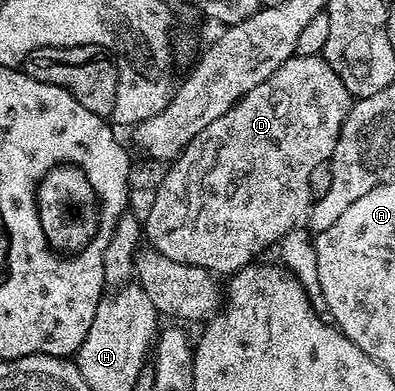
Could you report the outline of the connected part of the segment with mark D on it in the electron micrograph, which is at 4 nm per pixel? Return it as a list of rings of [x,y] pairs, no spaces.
[[[295,54],[291,59],[287,59],[272,76],[262,81],[262,85],[254,85],[254,89],[250,89],[250,93],[243,95],[236,106],[222,113],[218,121],[210,121],[210,125],[206,125],[206,129],[202,129],[202,133],[198,133],[194,141],[190,141],[190,145],[186,145],[186,149],[171,160],[169,167],[172,168],[165,173],[164,180],[161,181],[160,188],[157,189],[156,196],[153,197],[152,204],[148,207],[148,216],[143,216],[142,219],[142,235],[147,246],[162,253],[163,257],[170,257],[172,261],[200,266],[220,277],[222,275],[231,277],[248,264],[257,262],[263,256],[260,254],[267,247],[275,248],[284,238],[284,234],[293,230],[299,224],[296,223],[299,219],[301,222],[307,216],[314,202],[310,189],[310,173],[317,165],[328,163],[331,160],[336,138],[340,136],[340,130],[350,113],[353,102],[353,95],[346,89],[346,85],[342,85],[342,77],[338,77],[338,73],[334,73],[334,69],[330,69],[330,65],[320,55]]]

